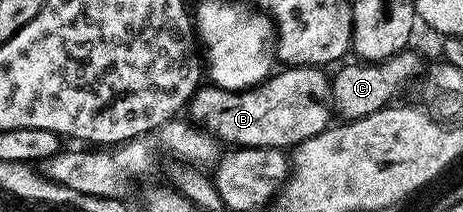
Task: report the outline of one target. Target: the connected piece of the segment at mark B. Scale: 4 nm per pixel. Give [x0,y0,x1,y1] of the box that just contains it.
[187,66,335,150]

